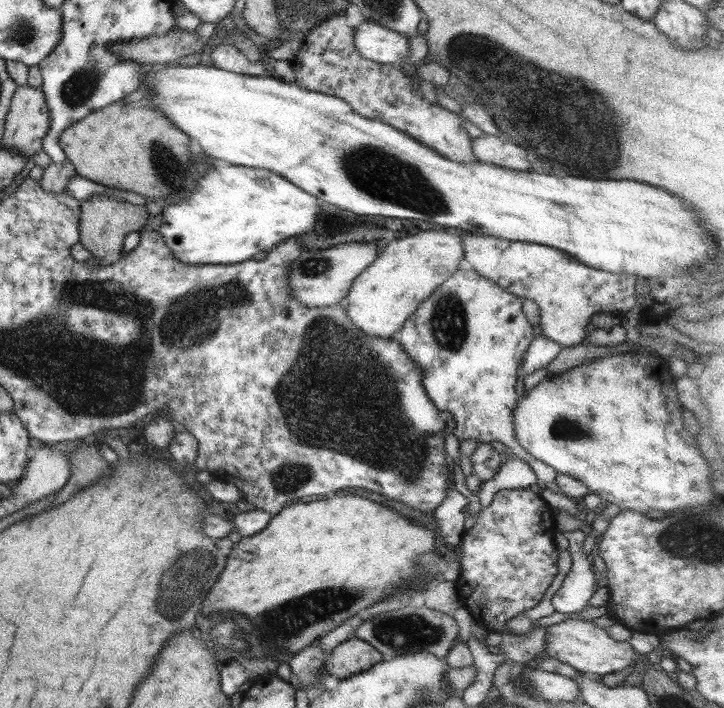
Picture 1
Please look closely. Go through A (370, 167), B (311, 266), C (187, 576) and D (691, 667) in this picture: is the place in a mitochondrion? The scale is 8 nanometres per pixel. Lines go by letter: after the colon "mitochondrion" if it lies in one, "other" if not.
A: mitochondrion
B: mitochondrion
C: mitochondrion
D: other

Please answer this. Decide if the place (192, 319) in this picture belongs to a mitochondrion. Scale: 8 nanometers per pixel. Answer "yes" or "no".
yes

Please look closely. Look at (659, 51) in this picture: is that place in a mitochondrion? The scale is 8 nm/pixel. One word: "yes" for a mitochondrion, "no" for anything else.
no

